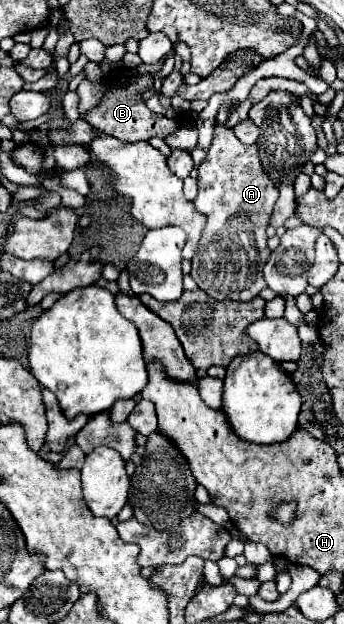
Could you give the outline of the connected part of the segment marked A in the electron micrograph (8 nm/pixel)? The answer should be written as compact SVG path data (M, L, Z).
M217 125L213 143L207 151L205 161L199 167L199 193L193 201L195 209L207 217L207 225L203 229L201 241L195 249L195 255L191 259L191 277L199 285L199 289L207 291L207 295L215 299L233 299L233 301L251 301L255 299L267 285L263 281L263 267L271 255L267 249L267 235L265 229L269 225L273 205L279 197L277 189L273 187L271 179L263 175L261 171L261 159L257 153L257 145L243 145L239 139L235 139L233 131L227 127Z

